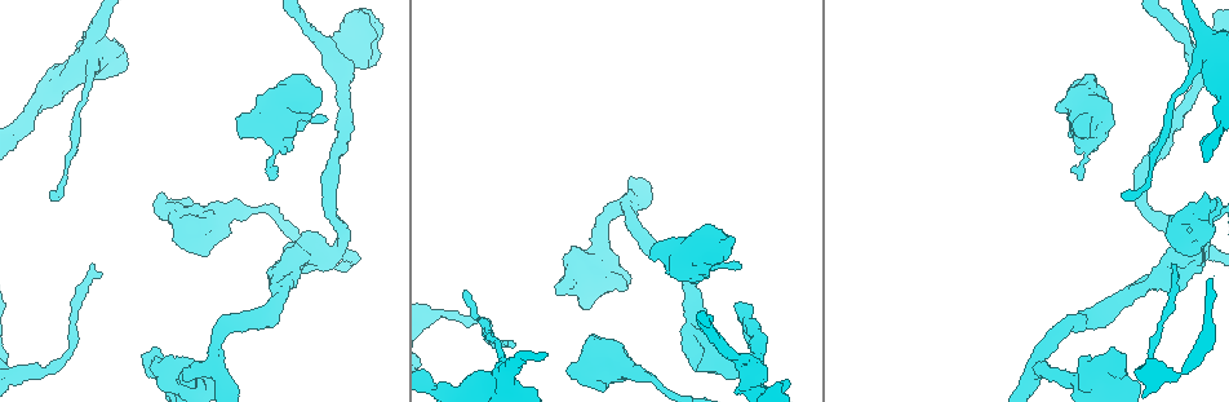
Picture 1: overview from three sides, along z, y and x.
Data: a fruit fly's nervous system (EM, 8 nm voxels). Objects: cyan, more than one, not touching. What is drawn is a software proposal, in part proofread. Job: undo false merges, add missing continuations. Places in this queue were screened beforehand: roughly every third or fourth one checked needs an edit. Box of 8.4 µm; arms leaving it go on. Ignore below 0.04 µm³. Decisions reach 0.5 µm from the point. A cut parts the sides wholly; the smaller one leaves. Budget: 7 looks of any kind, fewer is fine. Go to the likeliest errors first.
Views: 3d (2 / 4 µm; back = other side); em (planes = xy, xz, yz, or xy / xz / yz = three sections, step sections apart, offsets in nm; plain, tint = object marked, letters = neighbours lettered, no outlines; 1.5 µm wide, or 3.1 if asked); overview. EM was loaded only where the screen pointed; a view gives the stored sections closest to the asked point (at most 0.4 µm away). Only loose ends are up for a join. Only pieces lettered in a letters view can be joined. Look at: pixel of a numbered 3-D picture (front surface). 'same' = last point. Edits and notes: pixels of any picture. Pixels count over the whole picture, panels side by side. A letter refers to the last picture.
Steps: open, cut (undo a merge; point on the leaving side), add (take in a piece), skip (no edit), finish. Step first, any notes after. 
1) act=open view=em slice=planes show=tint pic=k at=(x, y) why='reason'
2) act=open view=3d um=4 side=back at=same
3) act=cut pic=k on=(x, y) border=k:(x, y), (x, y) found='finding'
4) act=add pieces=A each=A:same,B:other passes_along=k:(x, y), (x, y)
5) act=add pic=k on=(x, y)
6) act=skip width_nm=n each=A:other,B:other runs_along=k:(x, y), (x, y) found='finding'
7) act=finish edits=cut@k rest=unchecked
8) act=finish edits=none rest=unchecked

act=open view=3d um=2 pic=1 at=(162, 194) why='free end'

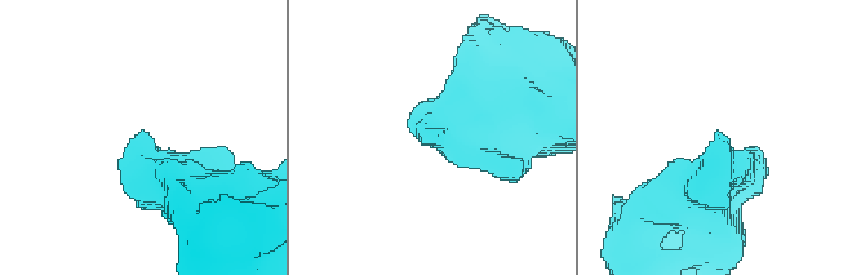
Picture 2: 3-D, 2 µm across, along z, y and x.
act=open view=em slice=xz step=4 show=tint pic=2 at=(139, 136)

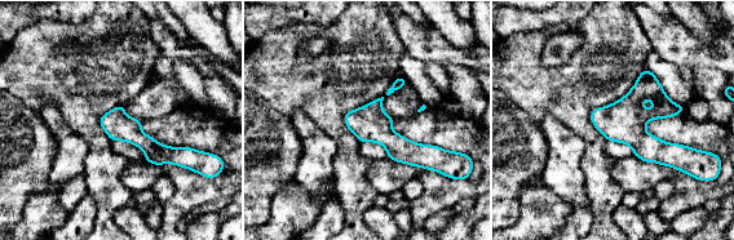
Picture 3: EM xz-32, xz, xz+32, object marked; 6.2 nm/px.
act=open view=em slice=planes show=letters at=same why='another direction'

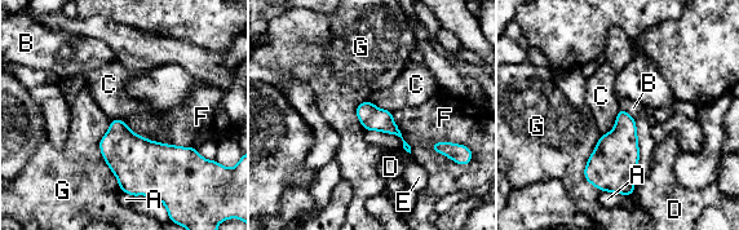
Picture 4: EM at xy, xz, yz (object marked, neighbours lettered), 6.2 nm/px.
act=skip longest_contact=G:460nm each=A:other,B:other,C:other,D:other,E:other,F:other,G:other border=4:(111, 119), (160, 142) found='none of them fits'

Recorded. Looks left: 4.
act=open view=em slice=yz step=8 show=letters pic=1 at=(343, 72) why='a narrow waist'

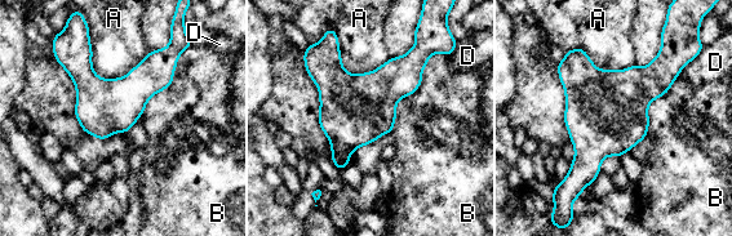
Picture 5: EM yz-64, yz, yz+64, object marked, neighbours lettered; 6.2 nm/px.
act=skip width_nm=420 each=A:other,B:other,D:other border=5:(427, 62), (391, 132) found='one neuron here'

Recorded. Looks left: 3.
act=open view=3d um=4 pic=1 at=(465, 291) why='long arm stops here'

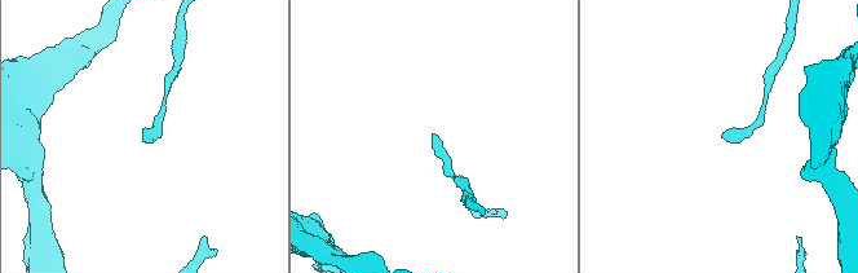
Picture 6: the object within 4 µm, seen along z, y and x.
act=open view=em slice=xy step=8 show=letters pic=6 at=(724, 139) why='shape alone is not enough'

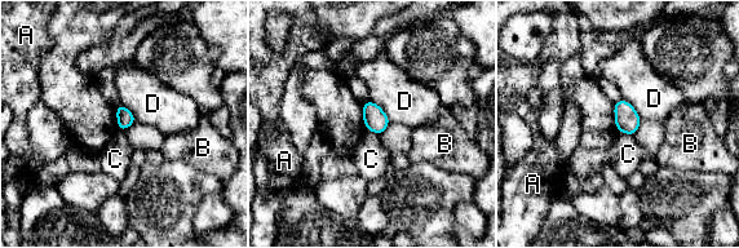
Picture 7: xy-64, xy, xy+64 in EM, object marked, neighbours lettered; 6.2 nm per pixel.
act=skip width_nm=100 each=A:other,B:other,C:other,D:other border=7:(370, 100), (381, 109), (390, 122) found='no lettered piece goes on from it'

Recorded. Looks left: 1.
act=finish edits=none rest=unchecked

